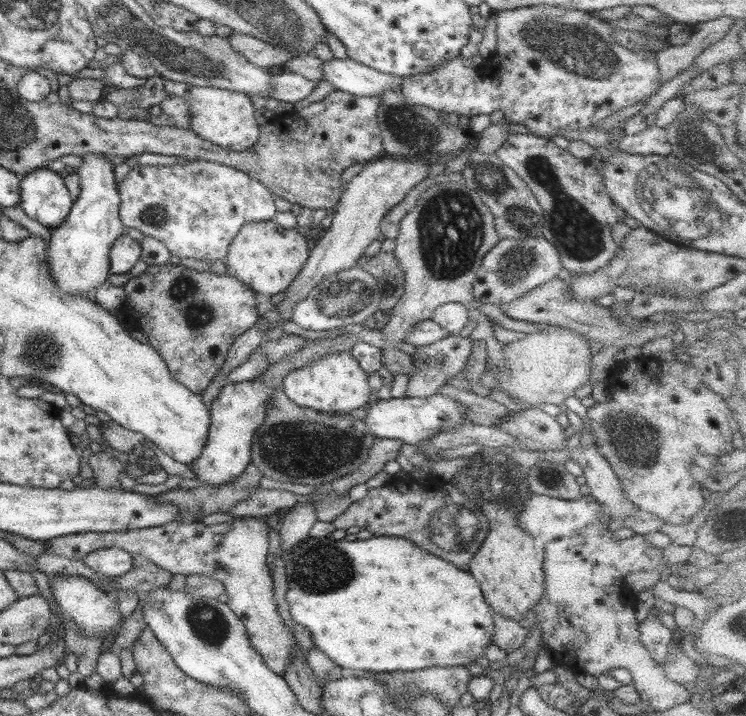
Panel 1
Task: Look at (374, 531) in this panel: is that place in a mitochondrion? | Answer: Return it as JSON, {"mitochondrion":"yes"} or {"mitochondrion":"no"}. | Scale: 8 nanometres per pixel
{"mitochondrion":"no"}

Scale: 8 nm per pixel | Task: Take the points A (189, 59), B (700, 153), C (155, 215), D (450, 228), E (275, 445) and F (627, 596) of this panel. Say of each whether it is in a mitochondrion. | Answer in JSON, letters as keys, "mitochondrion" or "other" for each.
{"A":"mitochondrion","B":"mitochondrion","C":"mitochondrion","D":"mitochondrion","E":"mitochondrion","F":"other"}

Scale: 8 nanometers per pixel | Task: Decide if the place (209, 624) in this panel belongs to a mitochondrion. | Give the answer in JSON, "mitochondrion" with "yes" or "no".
{"mitochondrion":"yes"}

